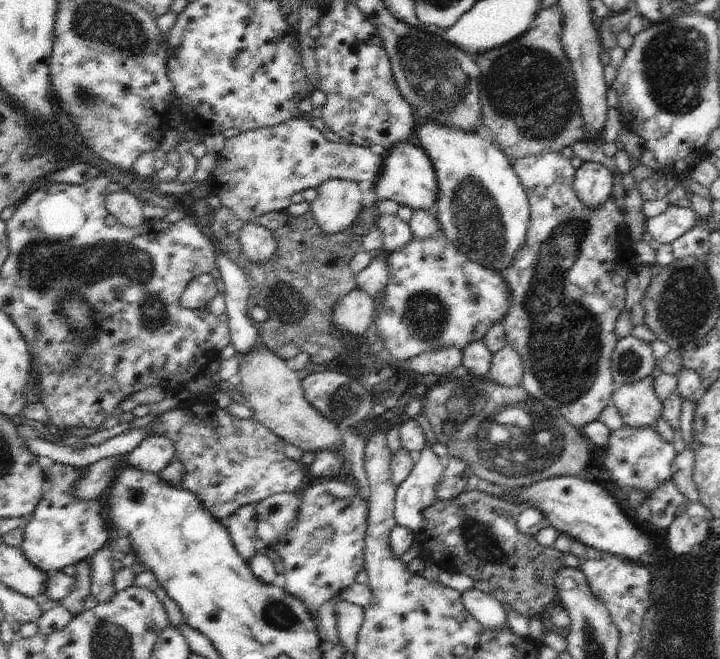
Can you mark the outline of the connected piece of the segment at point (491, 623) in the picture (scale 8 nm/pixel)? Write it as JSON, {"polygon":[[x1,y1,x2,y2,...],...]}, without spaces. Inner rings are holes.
{"polygon":[[469,590,461,594,461,604,485,630,509,630,505,616,507,612,493,596,479,590]]}

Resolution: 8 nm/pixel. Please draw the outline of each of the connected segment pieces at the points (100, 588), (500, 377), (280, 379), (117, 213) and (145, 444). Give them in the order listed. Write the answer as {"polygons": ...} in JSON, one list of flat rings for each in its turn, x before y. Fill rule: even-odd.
{"polygons":[[[109,542,109,546,111,548,103,548,103,550,99,550,97,554,93,554,93,596,97,598,97,602,101,602,101,604,107,604,109,600,113,600,113,596,117,594,115,590,113,590,113,560,111,560,111,550,113,550,113,544]],[[503,346,493,354,487,380,505,388,515,388,523,378,523,362,511,346]],[[255,344,251,352,241,356,239,360,239,370,235,376,235,384,239,394,245,398,247,406,253,410,253,418,261,422,265,428,269,428,275,436,283,438,287,444,293,444,301,448,303,452,341,452,343,442,341,434,337,432,335,424,323,418,305,398,303,398,303,388,301,380,305,374,295,372,287,368,285,360,277,358,269,348,263,344]],[[125,190,109,194,107,210,111,216,117,218,117,224,123,224,127,228,137,228,145,222,143,202]],[[147,436,129,452,127,466,141,472,161,472,173,462,175,446,167,436]]]}

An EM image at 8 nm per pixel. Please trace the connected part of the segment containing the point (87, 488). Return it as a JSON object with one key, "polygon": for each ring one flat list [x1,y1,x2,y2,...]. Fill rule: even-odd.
{"polygon":[[113,456,113,458,105,458,97,464,93,464,91,468,87,468,87,476,81,478,75,486,73,486,73,494,83,500,83,502,95,502,107,486,111,486,111,482,117,476,117,470,123,466,123,458,121,456]]}

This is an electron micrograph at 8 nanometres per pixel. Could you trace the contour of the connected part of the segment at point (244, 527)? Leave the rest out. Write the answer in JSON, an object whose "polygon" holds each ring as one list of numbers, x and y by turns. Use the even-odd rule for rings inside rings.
{"polygon":[[257,504,241,506,237,512,233,512,225,520,225,528,227,528,231,540,235,542,235,550,237,550,237,554,241,554,241,558,245,562,249,562,257,552,261,552,259,540,257,540,257,534,255,534,257,532,255,506]]}

